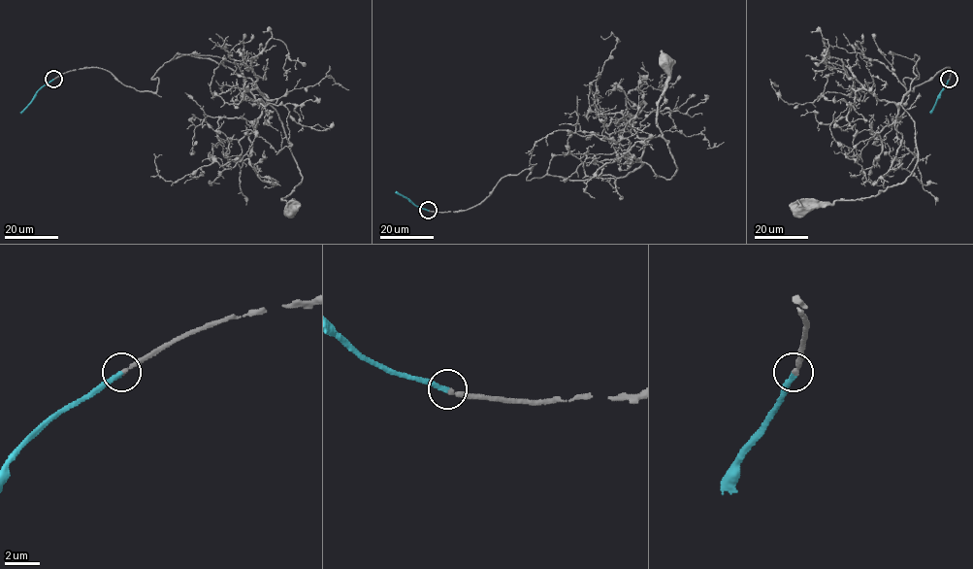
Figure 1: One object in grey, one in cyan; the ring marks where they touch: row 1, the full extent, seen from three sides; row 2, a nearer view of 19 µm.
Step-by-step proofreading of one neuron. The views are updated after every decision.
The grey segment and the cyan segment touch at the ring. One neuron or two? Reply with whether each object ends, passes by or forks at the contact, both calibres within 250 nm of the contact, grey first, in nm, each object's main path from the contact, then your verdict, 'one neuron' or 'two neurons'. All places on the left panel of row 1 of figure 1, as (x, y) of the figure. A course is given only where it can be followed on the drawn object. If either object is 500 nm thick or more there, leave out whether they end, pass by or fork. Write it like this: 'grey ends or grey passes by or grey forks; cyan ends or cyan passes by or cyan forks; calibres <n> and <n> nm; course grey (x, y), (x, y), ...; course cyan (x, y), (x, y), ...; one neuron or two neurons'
grey ends; cyan ends; calibres 240 and 280 nm; course grey (53, 79), (99, 68), (155, 91), (154, 74), (186, 55), (248, 77), (301, 176), (282, 199), (289, 209); course cyan (53, 79), (44, 85), (21, 114); one neuron

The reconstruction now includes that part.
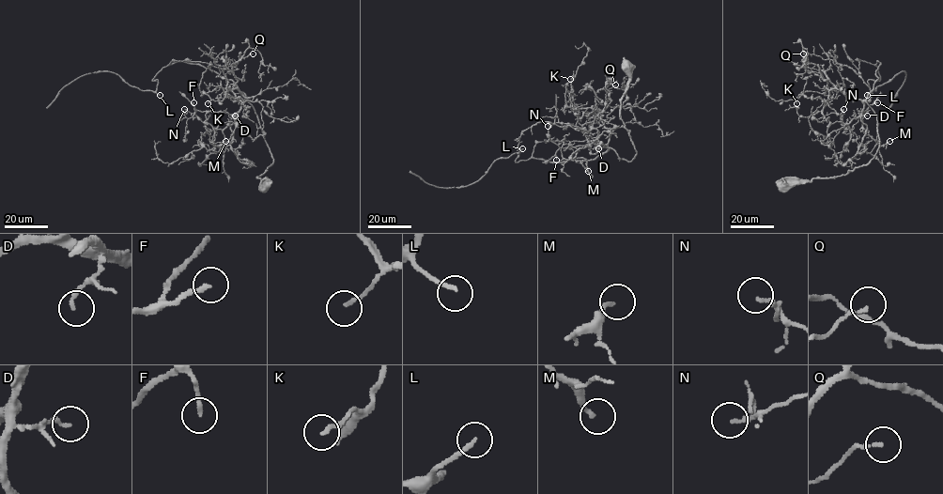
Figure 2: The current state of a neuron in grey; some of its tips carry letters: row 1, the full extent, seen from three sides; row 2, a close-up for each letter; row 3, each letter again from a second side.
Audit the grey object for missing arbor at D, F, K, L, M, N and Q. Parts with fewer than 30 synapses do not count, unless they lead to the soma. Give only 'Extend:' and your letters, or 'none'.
Extend: L, Q

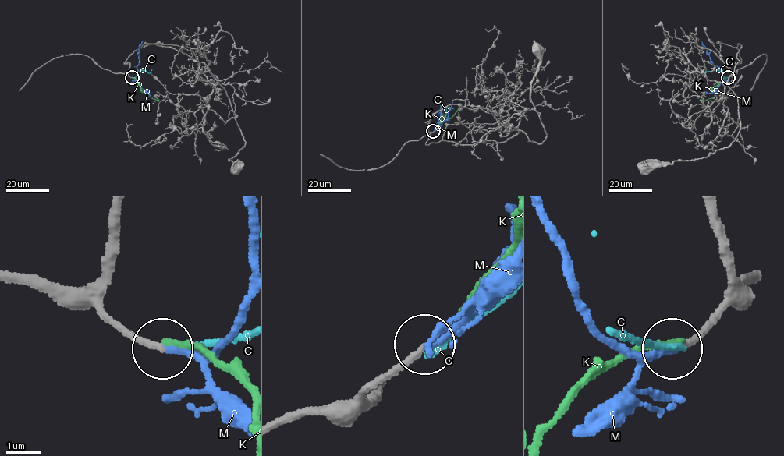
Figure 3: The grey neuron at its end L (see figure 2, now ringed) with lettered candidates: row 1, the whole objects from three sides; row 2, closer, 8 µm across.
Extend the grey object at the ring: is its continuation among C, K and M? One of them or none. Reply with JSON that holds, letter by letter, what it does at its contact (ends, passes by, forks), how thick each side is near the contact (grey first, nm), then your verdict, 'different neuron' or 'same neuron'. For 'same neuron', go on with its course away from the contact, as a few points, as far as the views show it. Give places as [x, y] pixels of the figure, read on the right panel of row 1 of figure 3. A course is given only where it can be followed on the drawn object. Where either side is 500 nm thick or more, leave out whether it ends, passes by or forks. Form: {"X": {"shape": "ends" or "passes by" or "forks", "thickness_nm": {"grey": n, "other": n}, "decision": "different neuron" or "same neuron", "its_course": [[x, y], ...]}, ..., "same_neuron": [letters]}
{"C": {"shape": "ends", "thickness_nm": {"grey": 190, "other": 150}, "decision": "different neuron"}, "K": {"shape": "ends", "thickness_nm": {"grey": 190, "other": 200}, "decision": "different neuron"}, "M": {"shape": "ends", "thickness_nm": {"grey": 190, "other": 200}, "decision": "same neuron", "its_course": [[728, 77], [722, 76], [718, 67], [712, 63], [701, 40]]}, "same_neuron": ["M"]}

